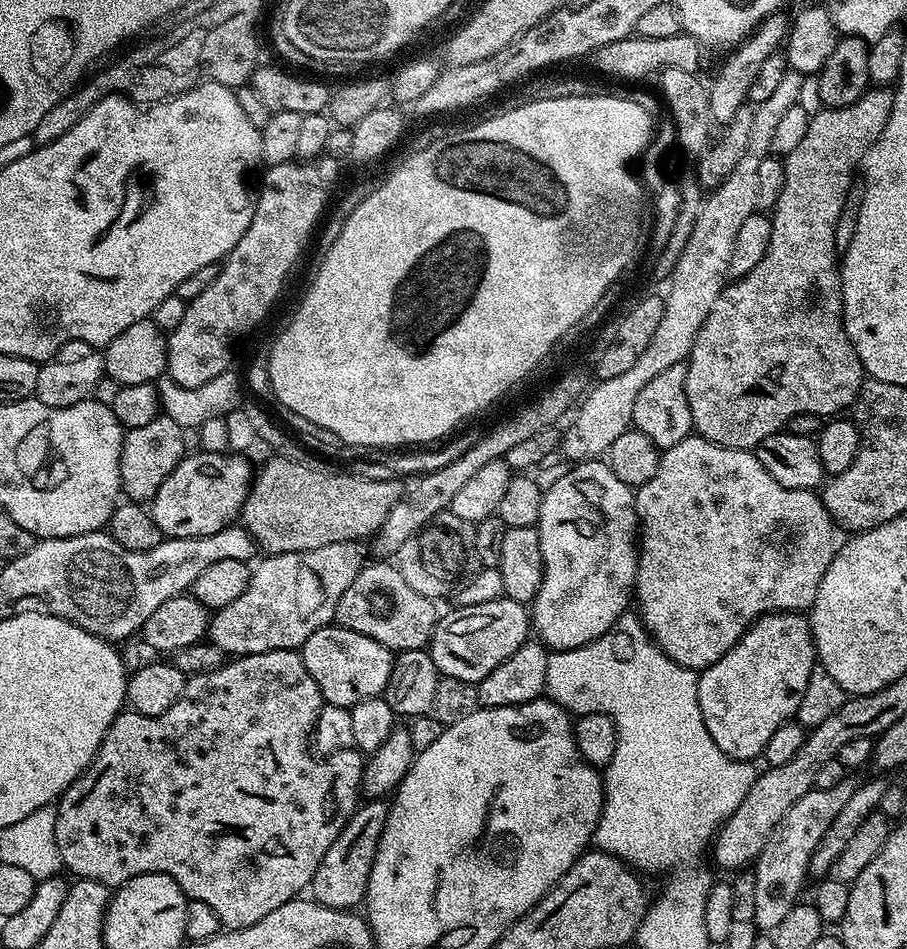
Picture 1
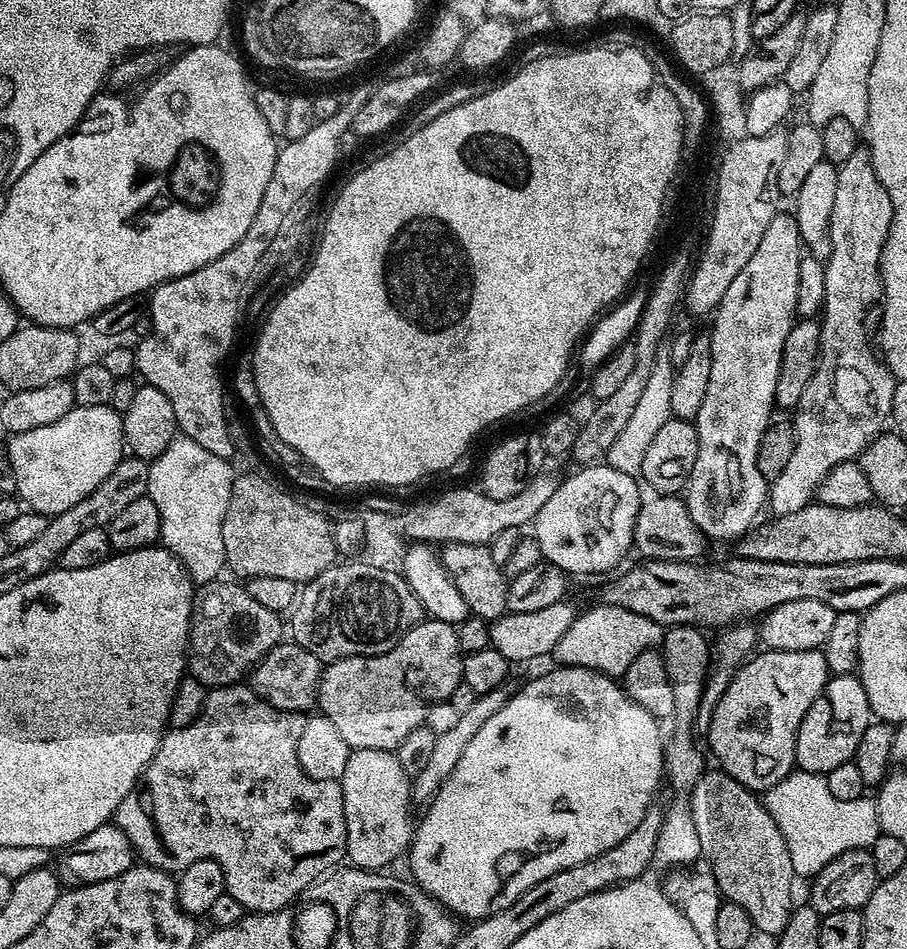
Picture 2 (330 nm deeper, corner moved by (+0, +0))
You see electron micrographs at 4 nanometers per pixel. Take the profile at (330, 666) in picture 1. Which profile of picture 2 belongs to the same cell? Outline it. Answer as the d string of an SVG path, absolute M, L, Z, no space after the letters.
M424 618L386 654L331 661L320 674L318 708L334 722L349 749L391 752L410 730L424 724L431 704L452 699L463 674L464 656L456 628Z

